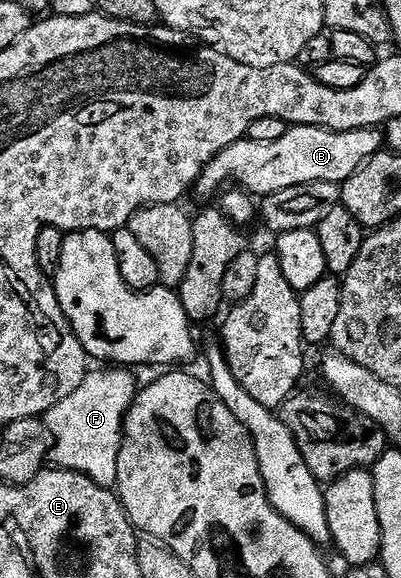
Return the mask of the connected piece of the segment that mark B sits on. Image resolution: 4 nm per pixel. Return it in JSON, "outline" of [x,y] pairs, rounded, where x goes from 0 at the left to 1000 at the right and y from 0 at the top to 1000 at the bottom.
{"outline":[[[731,216],[681,247],[608,240],[561,254],[519,282],[481,327],[489,336],[496,332],[506,341],[534,343],[559,324],[579,320],[653,344],[673,334],[711,330],[711,324],[741,324],[751,317],[853,317],[868,313],[958,251],[958,232],[943,221],[843,230],[800,220]]]}

